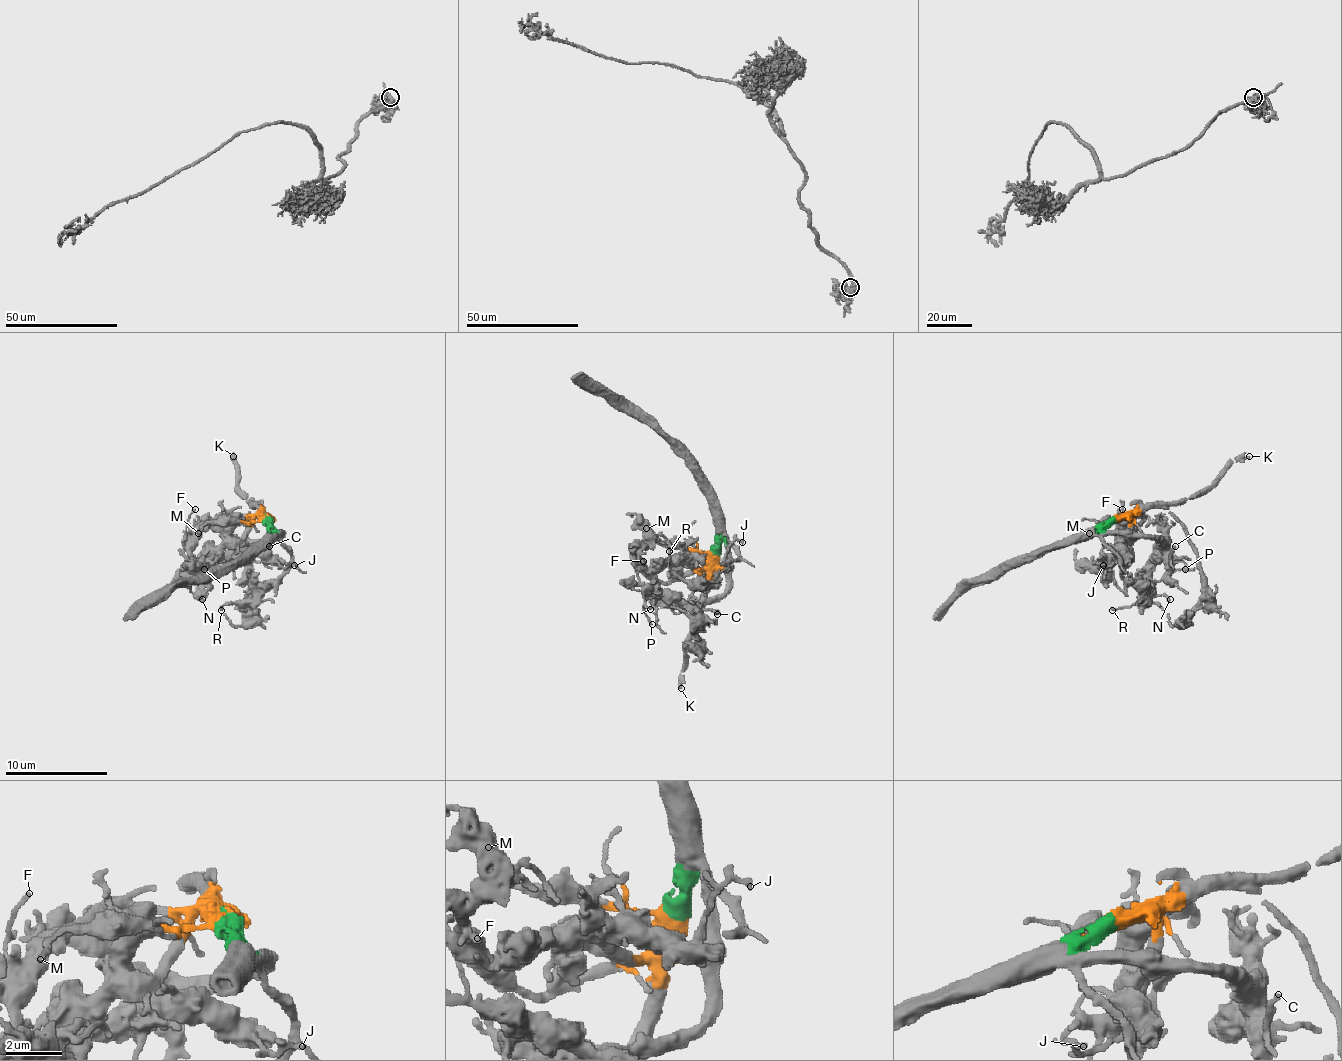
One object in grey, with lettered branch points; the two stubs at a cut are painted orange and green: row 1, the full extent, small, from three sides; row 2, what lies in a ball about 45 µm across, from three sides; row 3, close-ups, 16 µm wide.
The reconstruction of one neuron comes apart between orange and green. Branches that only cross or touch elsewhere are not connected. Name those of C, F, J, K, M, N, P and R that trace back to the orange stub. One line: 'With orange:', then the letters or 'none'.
With orange: F, J, K, M

